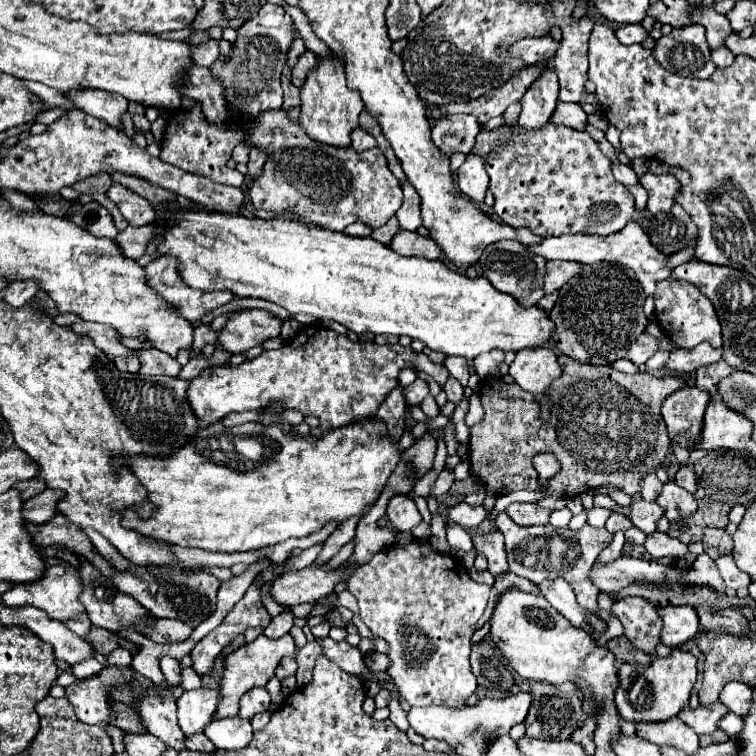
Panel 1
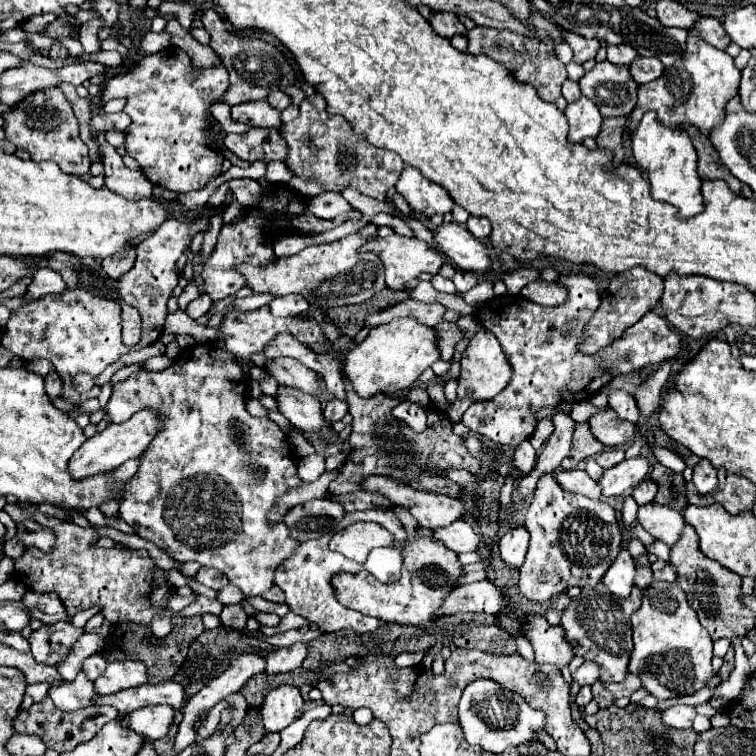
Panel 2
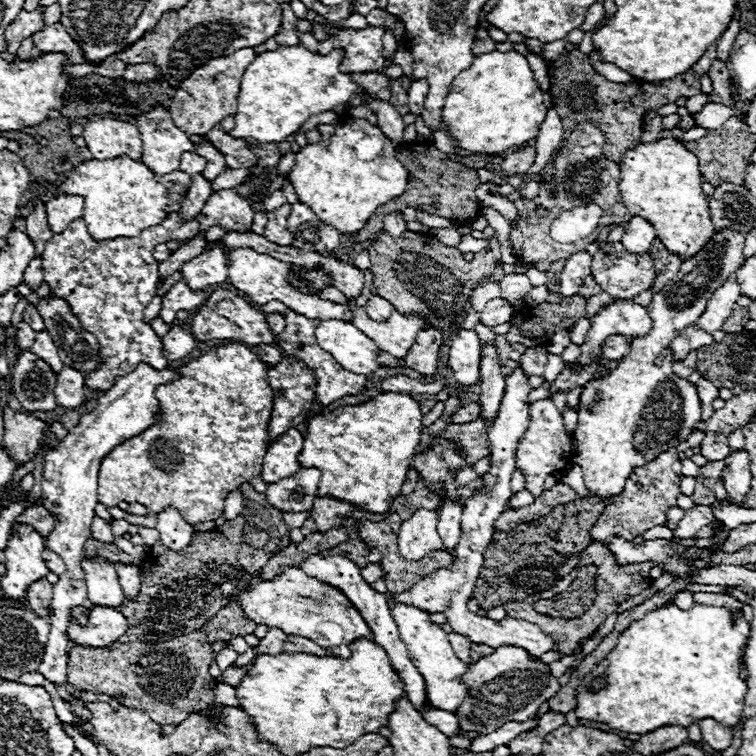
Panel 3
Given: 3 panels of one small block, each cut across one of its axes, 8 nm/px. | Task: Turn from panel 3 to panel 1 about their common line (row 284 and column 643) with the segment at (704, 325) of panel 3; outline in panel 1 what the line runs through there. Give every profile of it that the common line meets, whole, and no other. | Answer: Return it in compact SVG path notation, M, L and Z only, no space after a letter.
M668 718L660 722L640 722L636 724L636 736L652 742L652 744L668 744L684 750L686 754L694 754L698 750L698 734L690 730L680 718Z

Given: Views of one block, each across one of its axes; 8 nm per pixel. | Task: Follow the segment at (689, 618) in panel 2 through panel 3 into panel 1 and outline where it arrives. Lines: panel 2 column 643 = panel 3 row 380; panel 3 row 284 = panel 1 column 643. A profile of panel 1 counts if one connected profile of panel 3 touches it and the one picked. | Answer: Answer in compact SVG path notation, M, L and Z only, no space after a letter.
M674 648L666 658L654 658L650 666L622 664L618 670L620 684L614 694L614 702L620 718L628 722L660 722L672 716L688 704L692 686L696 682L696 658L690 652Z

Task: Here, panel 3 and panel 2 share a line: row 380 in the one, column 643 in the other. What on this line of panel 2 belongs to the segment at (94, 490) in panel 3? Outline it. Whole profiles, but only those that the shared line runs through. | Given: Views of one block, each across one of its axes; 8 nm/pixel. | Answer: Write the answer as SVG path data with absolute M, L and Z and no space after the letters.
M646 112L632 132L632 154L638 168L648 176L654 200L668 202L678 208L678 216L694 216L704 210L700 194L700 178L696 172L696 148L686 130L668 128L658 122L652 112Z

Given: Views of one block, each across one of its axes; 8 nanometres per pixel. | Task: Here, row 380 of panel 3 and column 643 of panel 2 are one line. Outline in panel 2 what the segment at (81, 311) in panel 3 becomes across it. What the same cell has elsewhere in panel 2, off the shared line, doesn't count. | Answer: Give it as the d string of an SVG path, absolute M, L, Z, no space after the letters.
M692 26L686 38L686 54L674 66L666 68L660 78L640 86L638 104L630 116L630 130L638 126L644 112L654 110L658 120L670 128L682 128L682 122L688 122L694 124L704 136L708 136L710 128L722 122L726 102L738 92L738 86L740 72L734 66L734 60L726 52L704 42Z

